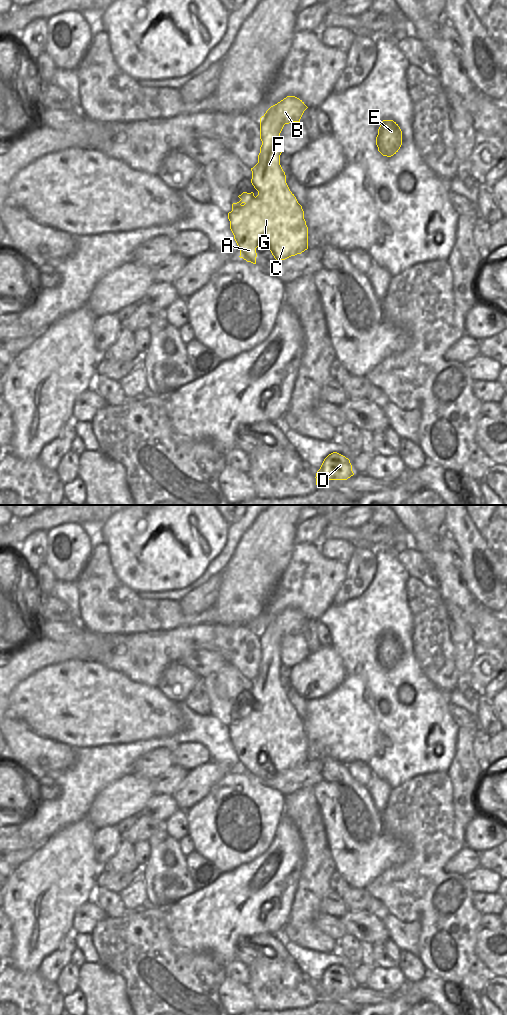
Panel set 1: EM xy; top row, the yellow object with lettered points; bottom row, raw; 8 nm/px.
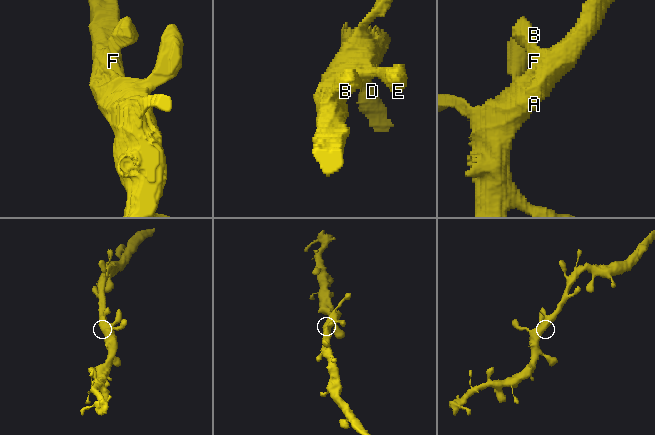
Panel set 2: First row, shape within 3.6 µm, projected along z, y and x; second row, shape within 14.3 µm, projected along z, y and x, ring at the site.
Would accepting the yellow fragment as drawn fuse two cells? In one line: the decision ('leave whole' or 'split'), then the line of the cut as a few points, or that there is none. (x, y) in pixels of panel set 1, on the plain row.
leave whole; no cut

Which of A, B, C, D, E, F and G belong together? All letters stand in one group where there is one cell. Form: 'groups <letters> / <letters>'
groups A B C D E F G

